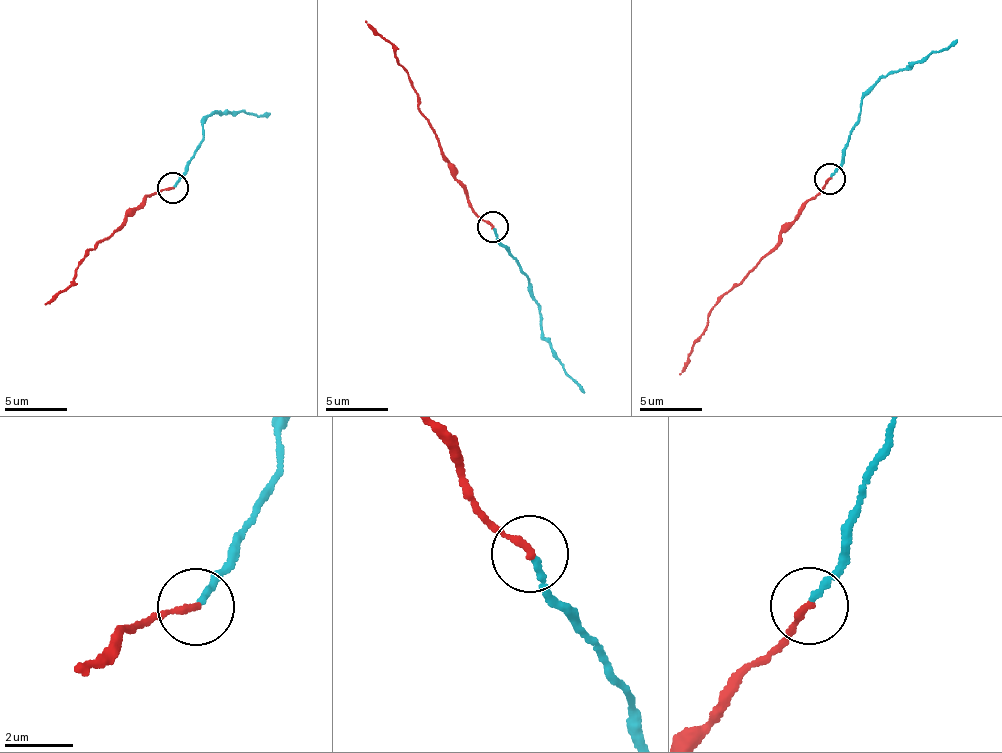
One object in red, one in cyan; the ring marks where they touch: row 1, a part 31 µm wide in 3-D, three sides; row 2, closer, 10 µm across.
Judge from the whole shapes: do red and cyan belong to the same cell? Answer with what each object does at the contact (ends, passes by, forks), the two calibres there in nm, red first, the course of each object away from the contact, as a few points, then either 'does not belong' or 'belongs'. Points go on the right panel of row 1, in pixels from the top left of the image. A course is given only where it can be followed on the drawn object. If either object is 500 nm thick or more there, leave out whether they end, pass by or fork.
red ends there; cyan ends there; 200 nm thick on the red side, 170 nm on the other; red runs (831, 177), (807, 200), (772, 250), (712, 310), (679, 375); cyan runs (831, 177), (857, 119), (860, 101), (883, 77), (927, 62), (957, 39); belongs

